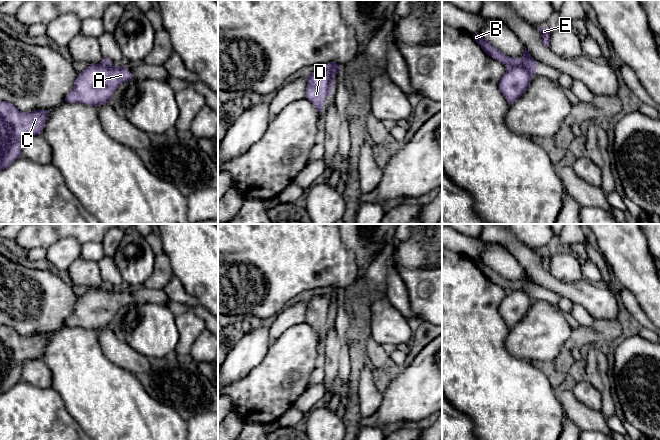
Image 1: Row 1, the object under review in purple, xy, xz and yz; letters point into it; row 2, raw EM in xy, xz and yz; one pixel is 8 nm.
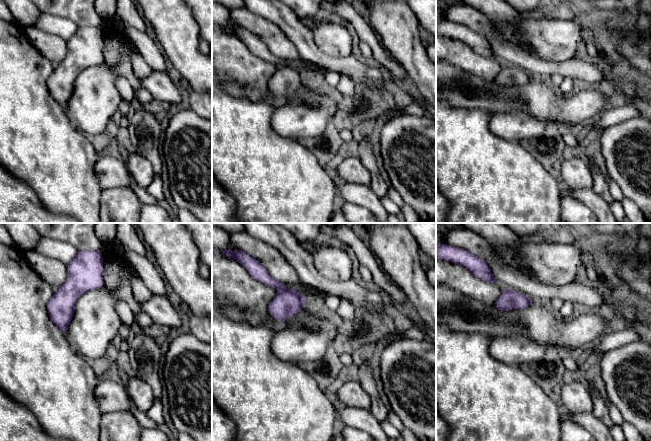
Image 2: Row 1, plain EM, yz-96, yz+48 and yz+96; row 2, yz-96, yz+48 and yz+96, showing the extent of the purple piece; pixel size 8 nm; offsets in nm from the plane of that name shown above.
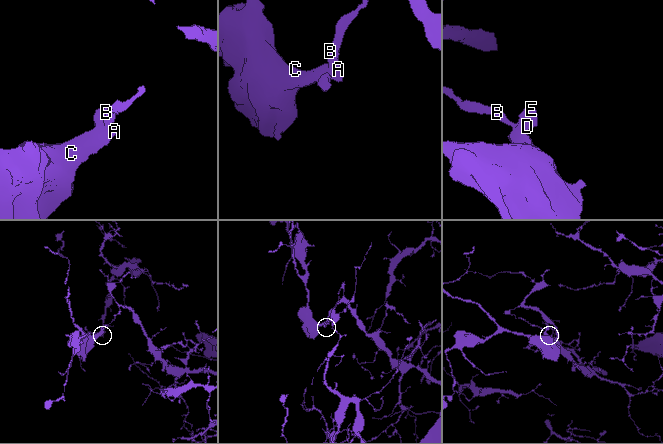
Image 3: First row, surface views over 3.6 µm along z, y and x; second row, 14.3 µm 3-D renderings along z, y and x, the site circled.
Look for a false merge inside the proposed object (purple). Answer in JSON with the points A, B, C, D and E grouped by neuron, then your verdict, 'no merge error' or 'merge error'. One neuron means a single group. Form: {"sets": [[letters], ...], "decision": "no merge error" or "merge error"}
{"sets": [["A", "C", "D", "E"], ["B"]], "decision": "merge error"}

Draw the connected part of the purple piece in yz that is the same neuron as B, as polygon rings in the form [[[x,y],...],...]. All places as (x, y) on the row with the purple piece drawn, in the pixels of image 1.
[[[474,34],[473,38],[481,46],[486,54],[491,56],[493,59],[501,62],[507,68],[512,67],[518,63],[519,59],[505,55],[494,45],[484,39],[481,34]]]

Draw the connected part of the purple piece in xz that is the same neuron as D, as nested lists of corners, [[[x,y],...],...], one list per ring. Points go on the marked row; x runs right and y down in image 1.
[[[327,69],[312,72],[307,78],[306,98],[314,104],[319,114],[326,98],[331,94],[338,72],[331,73]]]

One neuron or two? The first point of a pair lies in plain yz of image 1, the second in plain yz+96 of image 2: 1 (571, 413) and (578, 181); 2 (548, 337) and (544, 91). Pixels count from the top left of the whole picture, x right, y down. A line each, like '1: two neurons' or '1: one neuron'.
1: two neurons
2: two neurons

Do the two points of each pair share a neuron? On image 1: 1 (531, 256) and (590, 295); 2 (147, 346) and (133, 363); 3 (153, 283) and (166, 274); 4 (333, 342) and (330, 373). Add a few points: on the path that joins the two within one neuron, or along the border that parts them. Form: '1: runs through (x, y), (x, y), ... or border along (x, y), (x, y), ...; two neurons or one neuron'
1: runs through (540, 273), (552, 284), (563, 290), (573, 291); one neuron
2: border along (121, 340), (148, 359); two neurons
3: runs through (156, 281), (163, 274); one neuron
4: runs through (332, 350), (331, 365); one neuron

